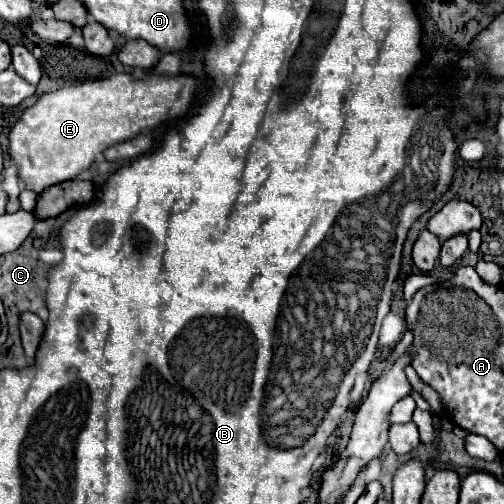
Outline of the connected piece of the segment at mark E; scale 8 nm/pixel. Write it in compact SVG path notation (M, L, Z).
M120 73L106 79L67 82L62 89L42 95L12 125L8 155L16 163L18 177L26 189L40 193L50 185L74 179L104 149L108 149L104 151L104 159L108 161L130 161L150 151L154 141L138 133L184 117L194 103L194 91L196 79L186 75L168 77L150 73L144 79L132 79L128 73Z

